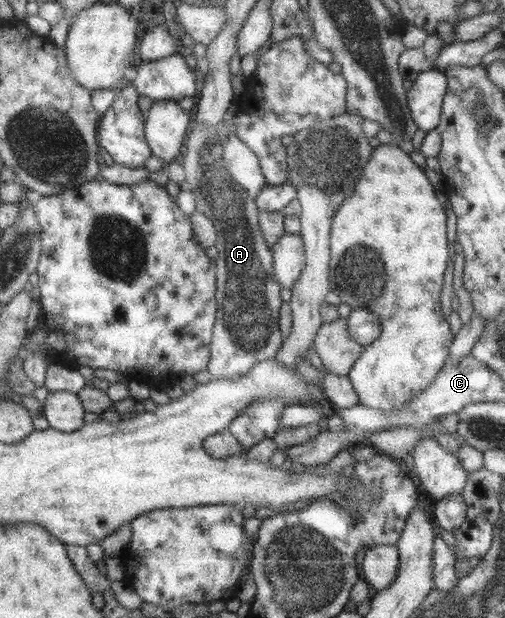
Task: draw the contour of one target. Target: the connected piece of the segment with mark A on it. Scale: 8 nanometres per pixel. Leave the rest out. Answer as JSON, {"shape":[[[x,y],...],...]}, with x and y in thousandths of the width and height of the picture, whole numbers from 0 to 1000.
{"shape":[[[451,188],[436,204],[414,206],[414,210],[408,201],[390,202],[372,223],[372,251],[362,264],[370,273],[370,293],[360,298],[360,306],[382,309],[392,324],[392,341],[400,341],[424,358],[436,383],[428,398],[434,405],[430,482],[438,503],[426,531],[422,583],[414,599],[422,613],[467,613],[491,607],[515,586],[549,579],[564,555],[556,524],[564,492],[558,484],[562,463],[545,456],[549,448],[545,406],[527,387],[525,372],[517,367],[519,341],[509,327],[533,293],[523,280],[519,256],[495,239],[491,231],[467,218],[459,194],[461,189]]]}

